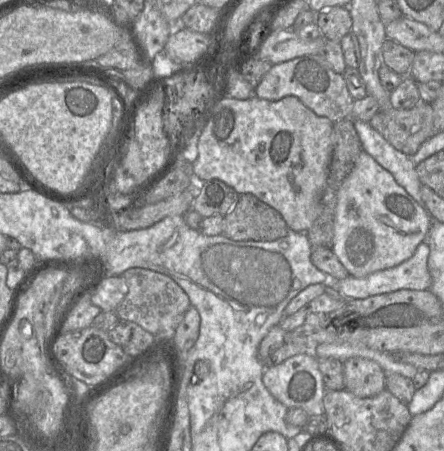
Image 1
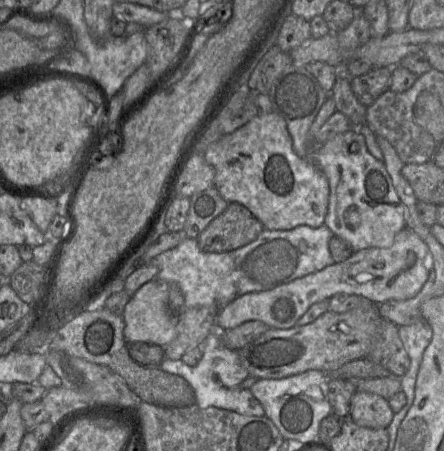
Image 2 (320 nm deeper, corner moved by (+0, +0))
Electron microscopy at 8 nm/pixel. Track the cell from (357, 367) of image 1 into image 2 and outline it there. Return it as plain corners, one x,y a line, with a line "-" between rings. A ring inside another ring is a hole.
356,391
351,399
349,419
362,427
387,428
394,416
389,402
382,396
365,391

